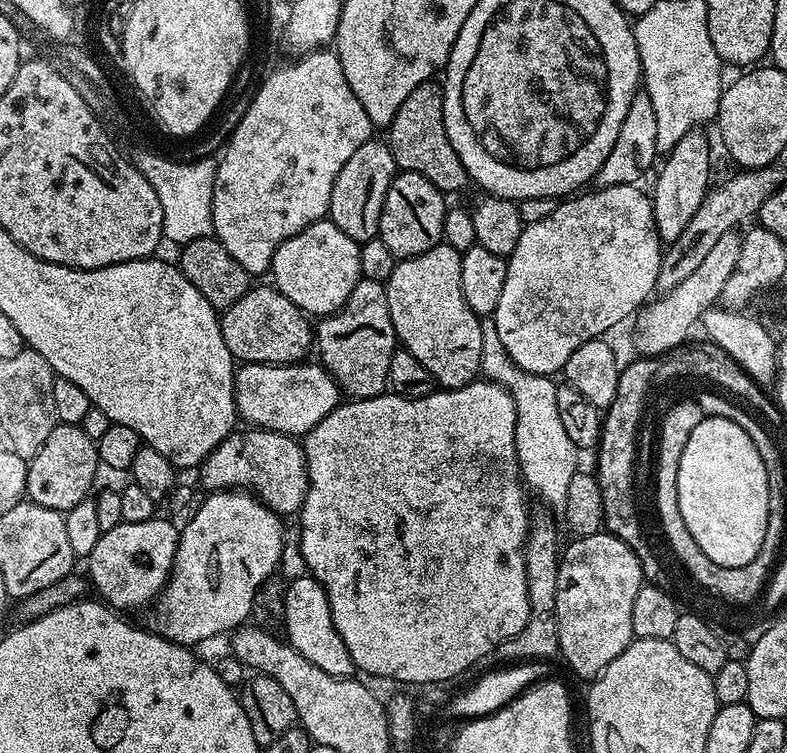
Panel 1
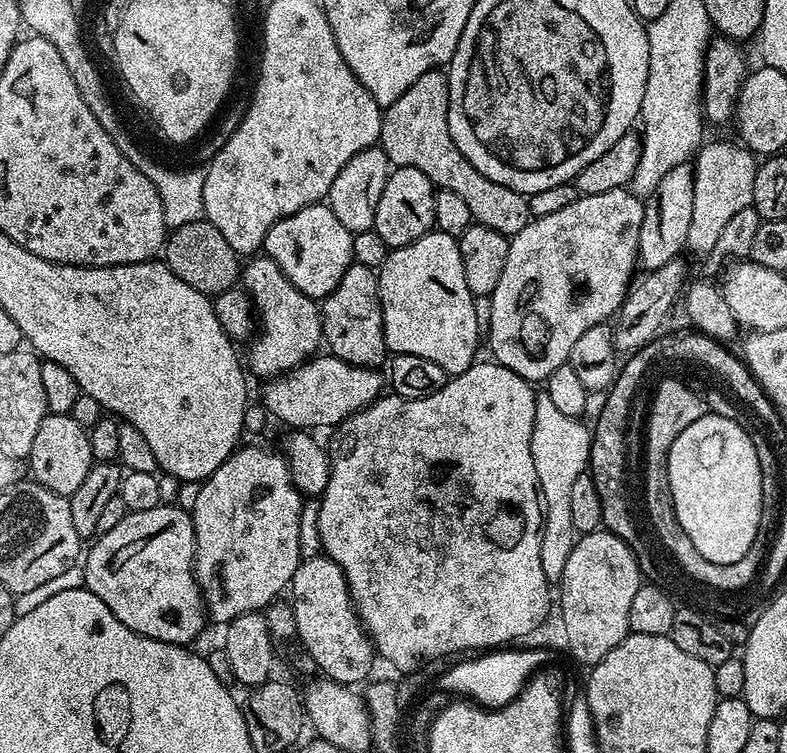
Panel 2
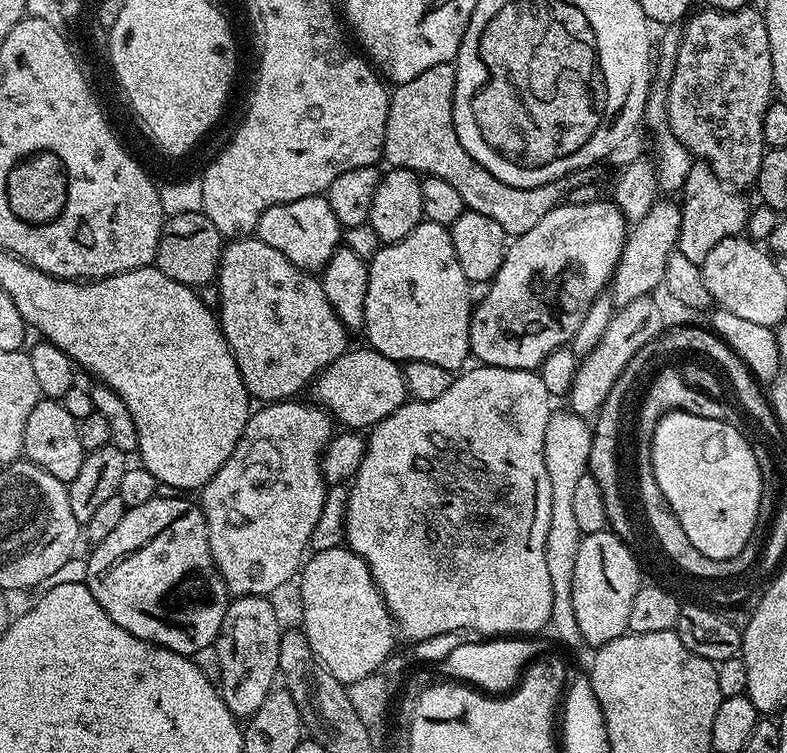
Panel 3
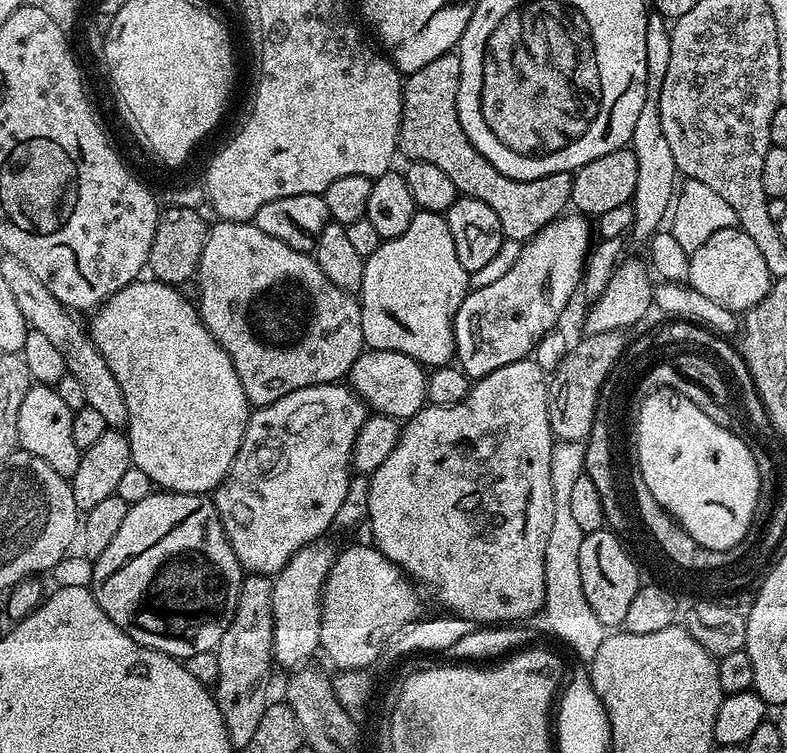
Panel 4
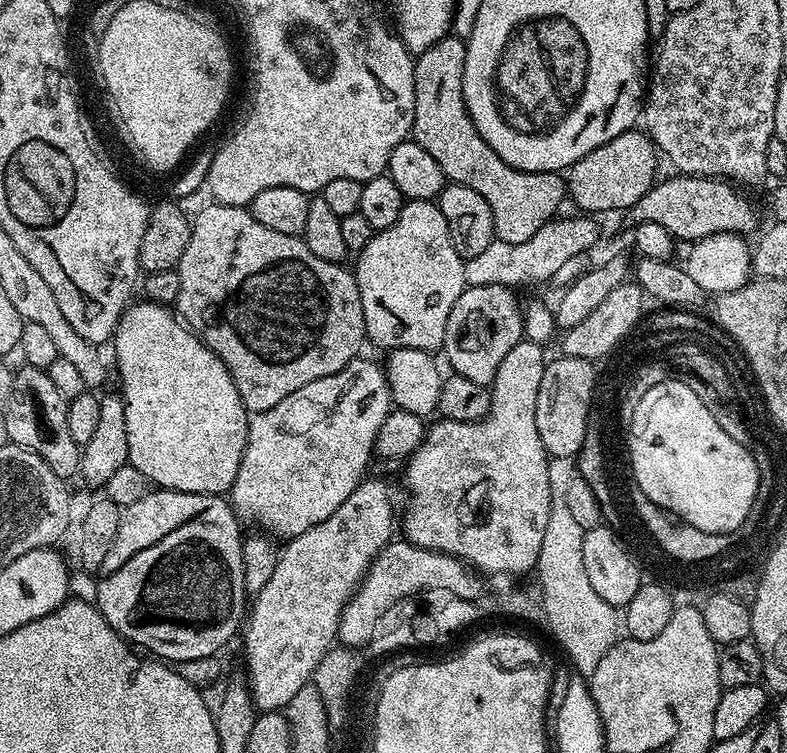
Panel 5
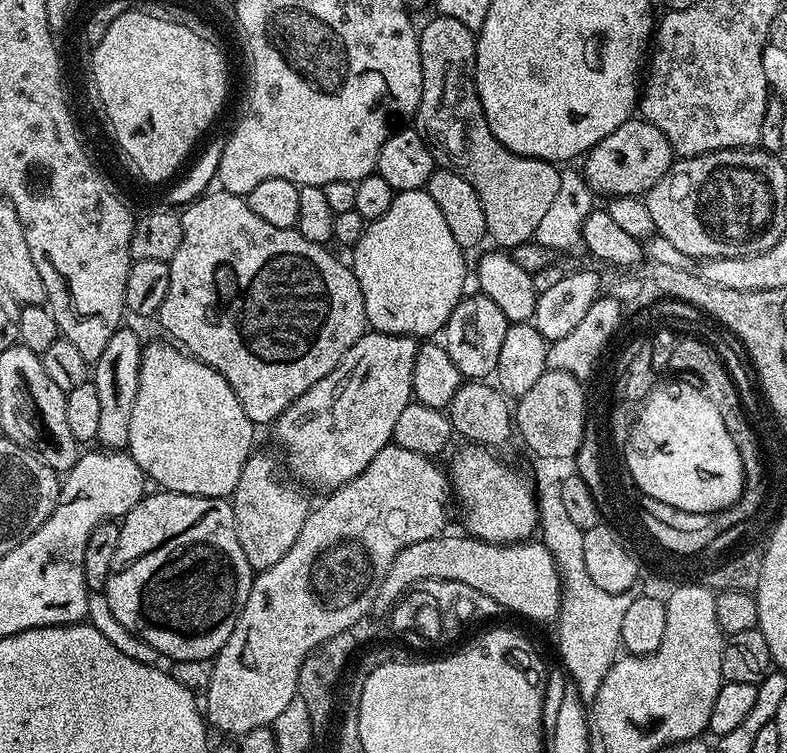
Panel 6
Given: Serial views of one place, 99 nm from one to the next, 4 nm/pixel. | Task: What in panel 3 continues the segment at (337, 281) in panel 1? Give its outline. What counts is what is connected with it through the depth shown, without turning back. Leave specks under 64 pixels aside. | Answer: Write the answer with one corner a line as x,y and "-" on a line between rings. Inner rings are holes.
323,195
307,196
289,204
270,206
270,210
260,216
254,236
255,239
274,246
274,250
286,254
294,266
316,274
328,265
336,249
341,247
342,225
338,218
334,218
334,210
330,210

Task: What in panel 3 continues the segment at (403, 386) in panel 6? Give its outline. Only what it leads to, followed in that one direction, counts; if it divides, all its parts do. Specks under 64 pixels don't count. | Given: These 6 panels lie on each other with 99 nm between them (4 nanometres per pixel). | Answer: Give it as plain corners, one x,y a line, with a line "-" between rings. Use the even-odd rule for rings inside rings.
300,398
291,400
281,400
279,402
268,402
251,413
248,418
248,425
244,427
244,432
240,435
240,440
234,446
234,450
230,454
230,458
226,458
224,465
218,470
218,474
214,474
214,478
210,478
210,482
205,484
199,493
198,503
200,509
204,512
204,517
208,523
208,537
210,538
210,554
212,555
212,563
215,564
218,575
224,580
224,585
228,588
229,593
233,597
237,596
267,596
271,597
272,592
276,592
288,579
295,577
299,573
305,559
306,553
309,551
312,543
312,531
314,526
318,526
318,518
324,509
324,501
326,499
326,485
324,476
320,473
320,458
329,441
334,435
334,421
325,412
319,404
309,402
303,404

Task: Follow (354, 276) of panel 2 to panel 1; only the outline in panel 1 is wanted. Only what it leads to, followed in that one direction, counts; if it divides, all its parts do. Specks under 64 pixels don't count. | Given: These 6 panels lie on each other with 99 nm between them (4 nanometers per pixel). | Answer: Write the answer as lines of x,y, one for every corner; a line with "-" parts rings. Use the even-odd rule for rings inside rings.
359,280
354,290
350,290
344,307
323,317
314,328
314,348
317,353
320,351
319,363
335,378
341,393
354,400
379,396
388,388
390,358
397,347
386,287
378,280

